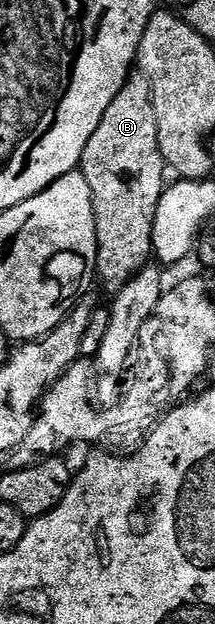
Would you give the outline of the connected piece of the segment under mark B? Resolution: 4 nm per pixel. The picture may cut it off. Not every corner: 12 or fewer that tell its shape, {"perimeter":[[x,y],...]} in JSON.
{"perimeter":[[131,72],[92,131],[96,277],[153,254],[166,179],[150,80]]}

